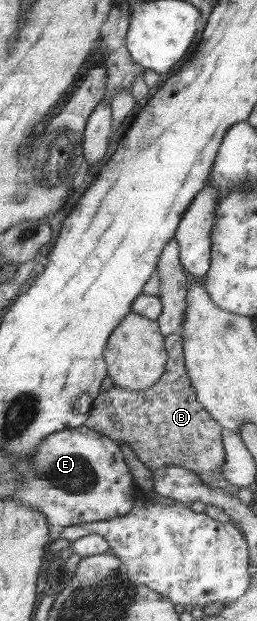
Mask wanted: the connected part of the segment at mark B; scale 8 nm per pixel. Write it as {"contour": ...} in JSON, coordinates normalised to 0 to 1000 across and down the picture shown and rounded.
{"contour":[[[708,536],[642,541],[642,559],[658,570],[646,599],[595,623],[549,630],[510,630],[444,618],[432,626],[397,630],[374,639],[331,684],[412,700],[455,715],[498,717],[584,758],[611,758],[661,749],[696,750],[755,758],[802,779],[879,787],[918,797],[926,783],[895,779],[860,762],[860,750],[872,747],[872,734],[879,734],[872,715],[864,715],[868,686],[770,644],[767,628],[751,625],[751,615],[739,612],[720,588]]]}

